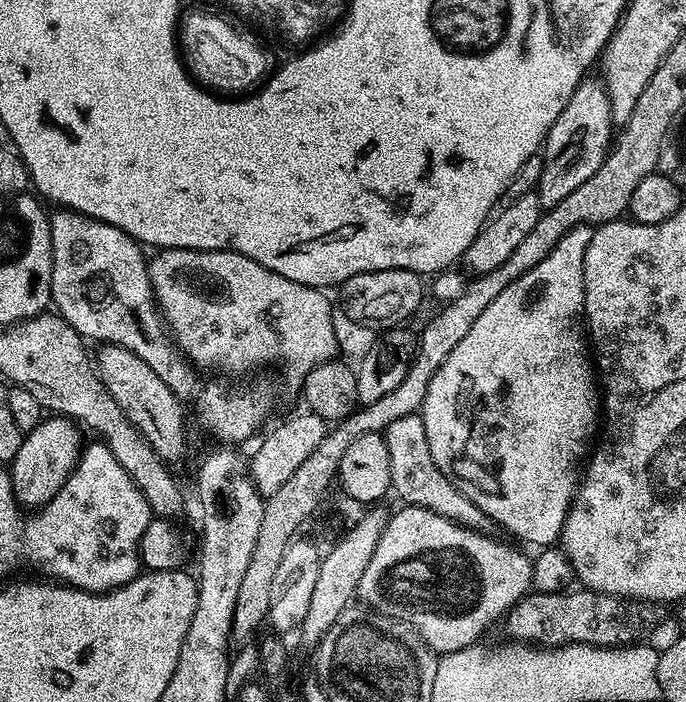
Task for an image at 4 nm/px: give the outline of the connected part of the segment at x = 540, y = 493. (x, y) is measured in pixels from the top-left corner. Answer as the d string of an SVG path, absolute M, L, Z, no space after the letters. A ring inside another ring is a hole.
M590 224L572 228L552 253L546 258L542 258L542 262L538 262L538 266L534 266L534 270L530 270L526 274L522 274L522 278L510 282L506 286L506 290L502 290L502 294L498 294L498 298L494 298L494 302L490 302L490 306L486 306L486 310L482 310L482 314L478 314L478 318L474 322L474 326L470 326L466 338L462 338L462 342L458 342L458 346L454 346L454 350L450 350L446 362L442 362L442 366L436 371L434 378L430 378L424 405L421 406L418 413L424 420L426 442L430 442L430 458L434 458L434 466L438 466L438 470L442 470L444 477L462 495L470 498L470 502L474 502L474 506L478 506L478 510L487 514L492 519L493 525L500 527L501 524L510 535L517 536L518 539L525 540L528 544L536 544L535 546L552 546L559 541L564 519L568 516L568 508L572 505L572 497L575 496L578 487L578 469L581 467L580 455L584 452L584 440L590 439L595 434L596 423L601 423L602 420L602 392L598 387L598 376L594 371L594 360L590 355L589 345L586 343L586 328L582 323L584 259L586 258L586 246L590 246L593 231L593 225Z

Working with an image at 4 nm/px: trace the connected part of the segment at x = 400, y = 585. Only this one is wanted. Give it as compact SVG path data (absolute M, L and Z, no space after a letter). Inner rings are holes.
M400 506L396 513L388 516L382 538L378 538L378 546L374 546L370 562L366 562L358 589L359 599L409 624L433 653L447 654L473 647L479 641L476 639L500 615L501 619L517 602L529 595L532 588L530 556L494 537L464 528L442 514L434 514L434 510Z

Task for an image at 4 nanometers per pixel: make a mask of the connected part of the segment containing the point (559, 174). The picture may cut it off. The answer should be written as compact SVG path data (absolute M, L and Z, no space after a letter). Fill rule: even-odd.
M592 79L581 80L574 90L571 102L561 110L556 121L550 126L542 145L544 165L538 185L541 209L558 206L562 198L578 190L578 186L582 186L586 178L592 177L604 165L604 159L609 154L610 145L614 140L610 98L604 88L603 79Z

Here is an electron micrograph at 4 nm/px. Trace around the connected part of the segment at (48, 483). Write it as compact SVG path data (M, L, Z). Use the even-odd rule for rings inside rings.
M52 414L33 432L25 435L22 446L10 465L12 488L15 489L17 501L21 505L43 506L62 490L82 455L80 432L76 428L79 427L72 420Z

